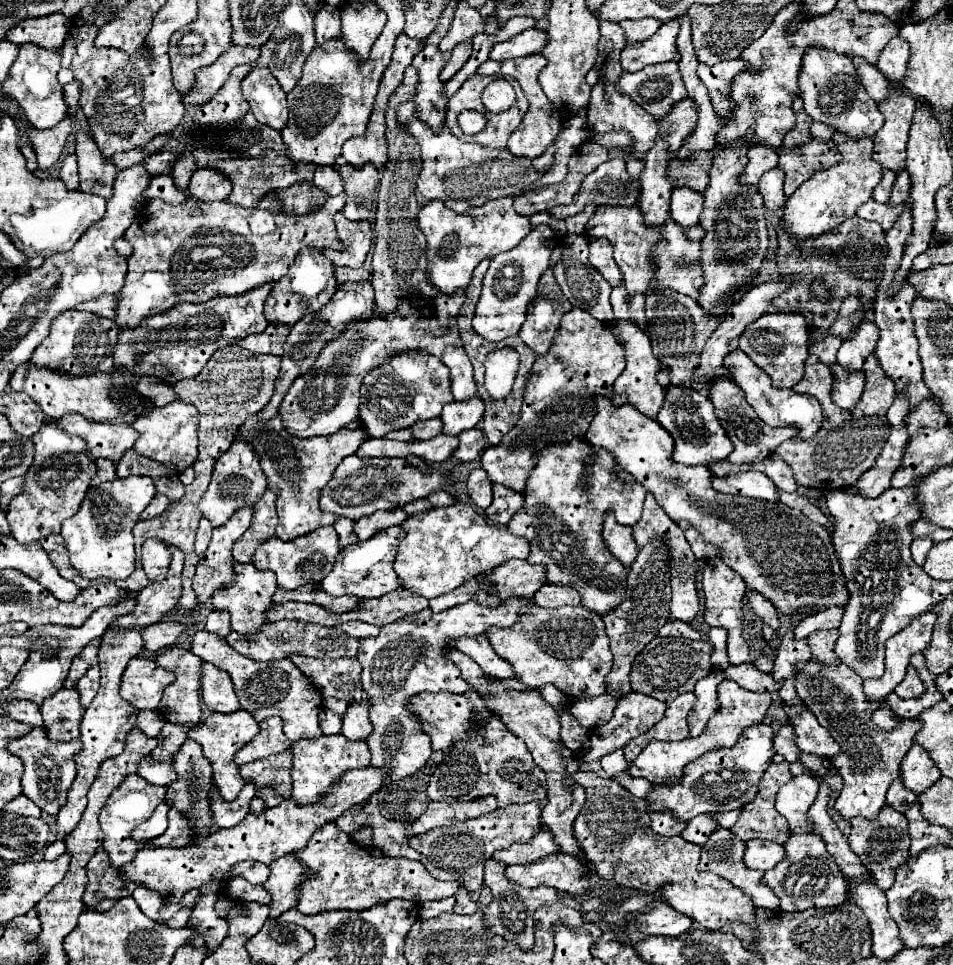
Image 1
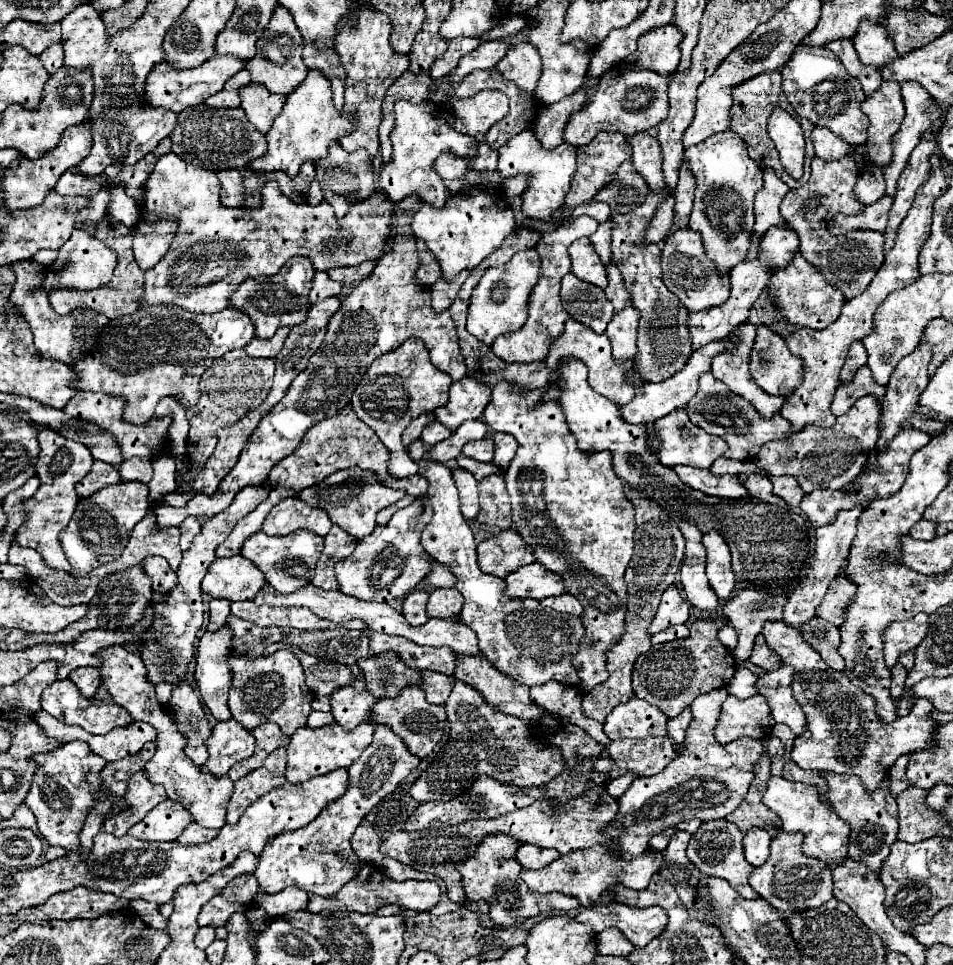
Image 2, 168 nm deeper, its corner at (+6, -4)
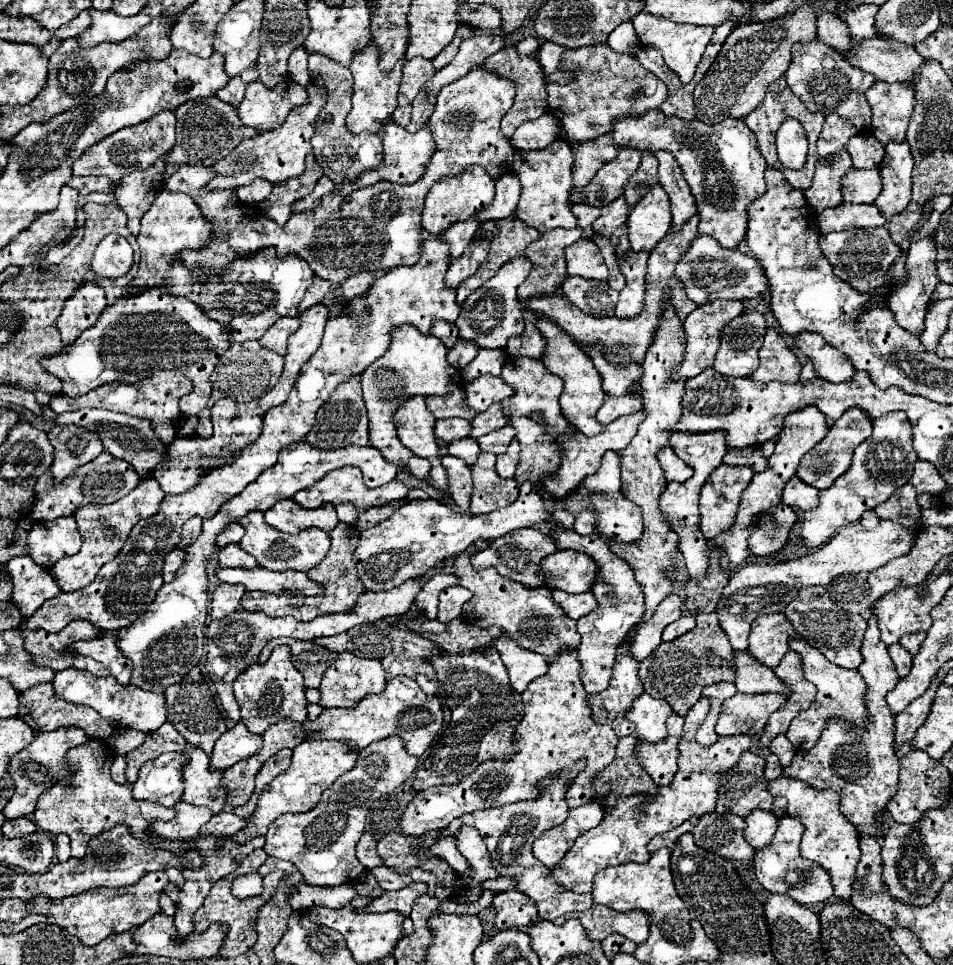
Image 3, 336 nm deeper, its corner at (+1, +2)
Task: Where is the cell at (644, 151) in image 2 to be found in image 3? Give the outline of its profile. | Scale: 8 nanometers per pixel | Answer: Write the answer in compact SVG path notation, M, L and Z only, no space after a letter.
M655 151L655 157L659 159L659 183L663 185L671 201L673 225L669 231L679 231L679 227L683 227L683 223L687 223L687 219L697 213L695 197L691 195L673 155L667 151Z

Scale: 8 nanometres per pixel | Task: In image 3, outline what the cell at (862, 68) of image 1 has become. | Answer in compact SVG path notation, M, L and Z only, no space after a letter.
M821 13L817 17L817 39L843 55L851 45L849 27L835 15L835 13Z

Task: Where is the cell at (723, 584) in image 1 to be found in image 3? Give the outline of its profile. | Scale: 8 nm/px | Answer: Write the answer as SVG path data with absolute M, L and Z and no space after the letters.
M725 463L709 475L701 489L699 503L701 531L707 539L727 533L733 527L739 497L751 483L751 477L751 467L733 467Z

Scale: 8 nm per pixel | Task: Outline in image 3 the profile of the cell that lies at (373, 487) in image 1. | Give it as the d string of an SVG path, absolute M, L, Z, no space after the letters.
M341 467L341 469L335 469L331 473L327 473L321 481L317 481L315 485L303 489L303 491L297 491L291 499L295 503L299 503L301 507L305 509L317 509L321 507L323 503L331 503L339 515L339 521L347 523L347 525L355 525L357 521L357 515L371 509L371 507L381 507L381 505L387 505L391 501L401 501L405 499L407 495L407 487L401 483L401 481L391 481L379 489L367 489L363 485L363 479L361 479L361 471L357 467Z

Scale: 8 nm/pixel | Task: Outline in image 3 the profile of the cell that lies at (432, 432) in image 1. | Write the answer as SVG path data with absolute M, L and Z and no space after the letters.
M439 419L435 423L435 435L445 443L469 437L469 431L471 431L471 421L467 419Z

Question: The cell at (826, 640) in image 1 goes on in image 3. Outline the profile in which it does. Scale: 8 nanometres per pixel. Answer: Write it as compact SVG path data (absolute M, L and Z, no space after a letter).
M825 589L825 597L817 597L817 599L793 599L791 603L787 603L787 607L783 609L783 615L791 621L791 625L795 627L795 631L799 631L803 635L803 639L817 649L819 653L823 653L831 663L845 667L845 669L857 669L861 665L861 643L863 643L863 635L867 629L867 619L863 615L855 615L855 613L847 613L843 611L839 605L835 605Z

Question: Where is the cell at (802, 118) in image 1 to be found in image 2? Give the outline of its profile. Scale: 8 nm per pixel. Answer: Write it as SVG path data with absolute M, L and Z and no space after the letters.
M778 71L760 73L758 77L752 77L750 81L744 81L742 85L736 85L736 87L732 89L732 99L734 99L734 105L730 107L730 131L736 131L736 133L742 137L742 141L748 145L750 157L760 165L760 169L766 169L766 167L774 169L774 171L778 173L778 177L780 177L790 189L802 187L802 185L808 181L808 177L810 177L810 159L814 157L814 147L812 147L812 141L810 141L810 133L812 133L812 129L814 129L814 123L810 123L808 119L802 119L800 115L796 115L796 121L798 121L800 127L804 129L804 139L806 139L806 163L804 163L804 175L802 175L800 179L792 179L792 177L782 169L778 151L776 151L772 139L770 139L768 133L766 133L766 121L768 121L768 117L770 117L770 113L772 113L774 107L780 107L780 109L784 109L784 111L788 111L788 113L796 113L796 111L792 109L792 105L788 103L784 91L782 91L782 77L780 77L780 73L778 73Z

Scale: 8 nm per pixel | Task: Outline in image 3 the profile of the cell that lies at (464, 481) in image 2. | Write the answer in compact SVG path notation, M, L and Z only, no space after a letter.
M443 455L441 463L443 463L443 469L447 471L449 497L455 501L455 505L461 507L461 511L467 511L471 503L471 493L473 493L471 469L463 463L463 459L457 459L451 455Z

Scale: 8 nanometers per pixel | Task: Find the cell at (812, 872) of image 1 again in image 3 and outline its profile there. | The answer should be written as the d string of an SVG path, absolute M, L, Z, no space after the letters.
M789 815L781 817L777 823L777 831L773 835L773 841L755 851L755 875L757 881L769 891L769 893L783 893L793 897L797 903L801 905L819 905L825 903L831 895L833 895L833 885L831 885L831 877L829 873L819 867L815 861L807 861L801 857L799 853L799 841L803 835L803 825L799 823L799 819L793 819Z

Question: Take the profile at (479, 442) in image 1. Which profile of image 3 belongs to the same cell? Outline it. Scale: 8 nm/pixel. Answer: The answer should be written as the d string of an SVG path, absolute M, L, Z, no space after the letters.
M507 425L503 429L497 429L497 431L491 431L491 433L483 435L483 437L479 437L477 443L479 443L481 451L491 451L491 453L499 455L499 453L507 451L507 447L513 441L513 437L515 437L515 429Z

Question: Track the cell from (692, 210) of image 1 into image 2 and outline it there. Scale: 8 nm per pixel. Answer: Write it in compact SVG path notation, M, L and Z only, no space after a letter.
M668 197L654 213L654 219L646 231L646 241L660 243L674 229L674 197Z

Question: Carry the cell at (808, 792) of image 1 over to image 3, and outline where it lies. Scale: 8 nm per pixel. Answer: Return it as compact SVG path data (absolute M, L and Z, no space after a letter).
M781 775L777 781L769 783L771 795L787 797L787 815L799 819L805 825L805 833L801 839L801 855L819 863L831 875L831 883L835 887L837 899L849 899L853 893L855 867L859 863L859 833L853 823L849 823L839 811L839 795L835 791L815 791L803 781L789 779Z

